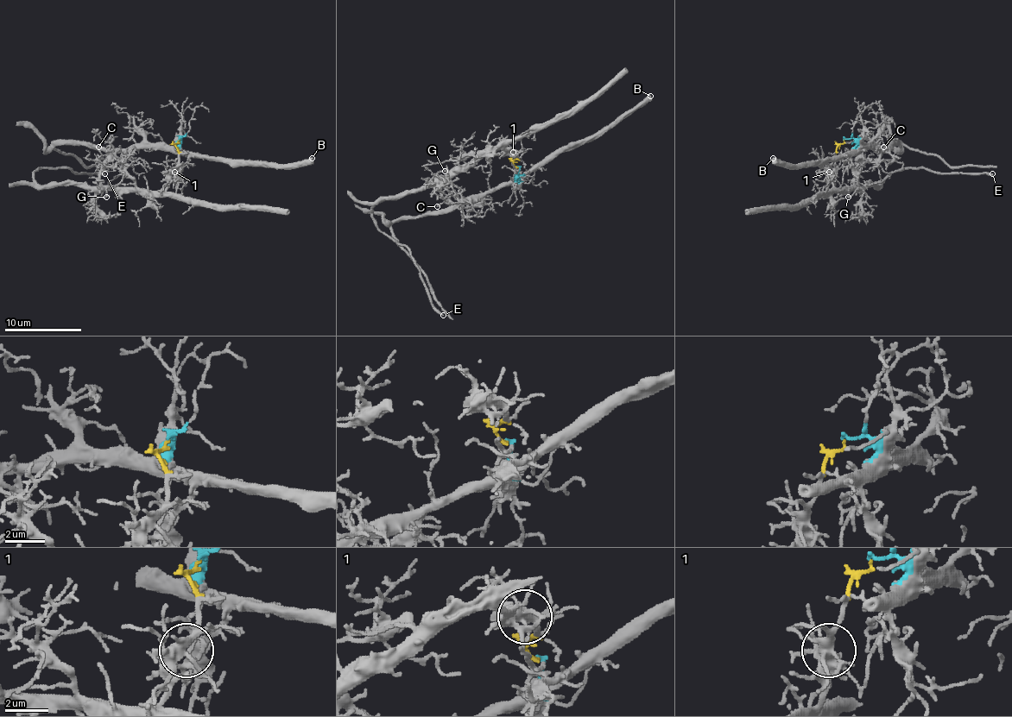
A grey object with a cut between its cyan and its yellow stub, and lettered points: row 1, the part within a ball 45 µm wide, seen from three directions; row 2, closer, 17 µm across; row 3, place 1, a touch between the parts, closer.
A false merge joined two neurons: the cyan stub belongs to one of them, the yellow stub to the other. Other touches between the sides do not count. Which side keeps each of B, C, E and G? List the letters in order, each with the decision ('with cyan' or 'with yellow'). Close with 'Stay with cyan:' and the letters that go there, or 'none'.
B: with cyan
C: with cyan
E: with yellow
G: with yellow
Stay with cyan: B, C

